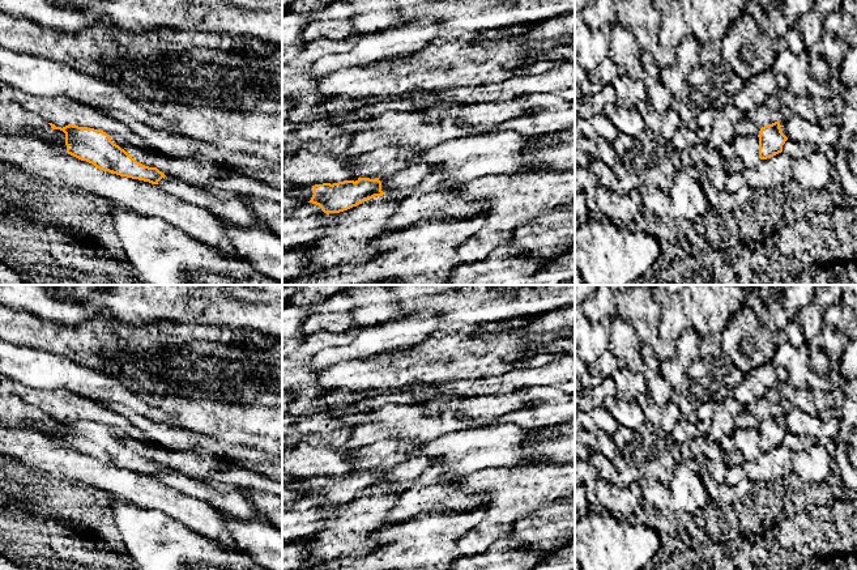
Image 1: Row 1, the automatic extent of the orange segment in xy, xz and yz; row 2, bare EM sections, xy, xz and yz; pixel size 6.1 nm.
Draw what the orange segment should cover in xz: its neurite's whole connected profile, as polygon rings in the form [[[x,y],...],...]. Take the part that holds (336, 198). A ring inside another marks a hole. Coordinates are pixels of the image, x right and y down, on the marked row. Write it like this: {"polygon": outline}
{"polygon": [[[358,178],[338,183],[315,184],[314,195],[308,203],[319,205],[324,213],[340,213],[362,204],[375,196],[383,196],[379,178]]]}

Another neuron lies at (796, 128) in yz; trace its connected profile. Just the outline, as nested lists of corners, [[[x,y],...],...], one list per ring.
[[[793,114],[786,120],[780,122],[781,132],[796,142],[814,144],[819,146],[822,141],[822,127],[819,123],[811,123]]]

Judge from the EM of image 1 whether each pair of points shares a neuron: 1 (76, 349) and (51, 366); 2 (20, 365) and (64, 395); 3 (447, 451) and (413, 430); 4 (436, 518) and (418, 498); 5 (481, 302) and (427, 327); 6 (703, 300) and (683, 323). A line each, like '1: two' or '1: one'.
1: two
2: two
3: two
4: two
5: two
6: one

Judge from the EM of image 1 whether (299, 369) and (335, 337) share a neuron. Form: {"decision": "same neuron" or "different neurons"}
{"decision": "same neuron"}

